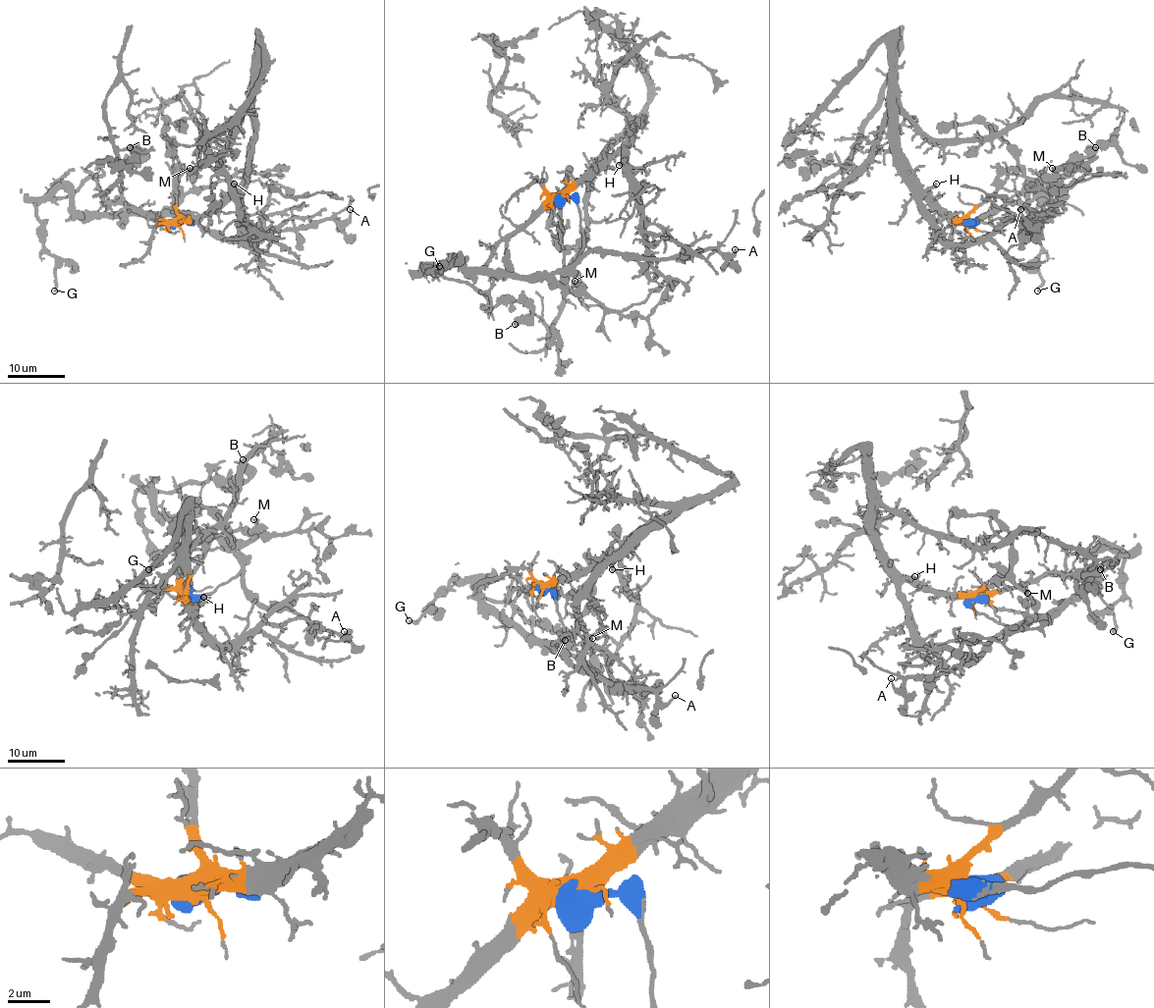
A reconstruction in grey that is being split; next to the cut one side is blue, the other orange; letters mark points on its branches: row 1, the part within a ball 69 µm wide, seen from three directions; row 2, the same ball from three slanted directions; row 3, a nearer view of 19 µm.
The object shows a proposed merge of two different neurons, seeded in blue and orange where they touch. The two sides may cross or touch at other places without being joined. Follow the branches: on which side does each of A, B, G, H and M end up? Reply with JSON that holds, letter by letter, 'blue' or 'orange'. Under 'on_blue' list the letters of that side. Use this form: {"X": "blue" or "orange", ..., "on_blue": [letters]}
{"A": "blue", "B": "blue", "G": "blue", "H": "orange", "M": "blue", "on_blue": ["A", "B", "G", "M"]}

